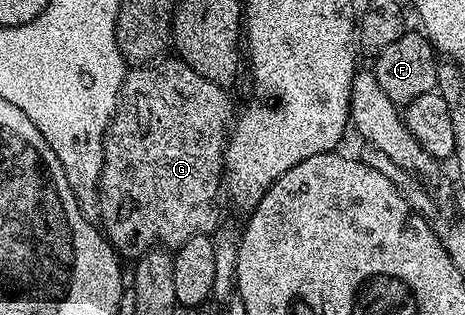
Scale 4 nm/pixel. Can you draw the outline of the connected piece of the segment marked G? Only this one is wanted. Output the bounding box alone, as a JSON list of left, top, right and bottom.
[97,58,233,261]

